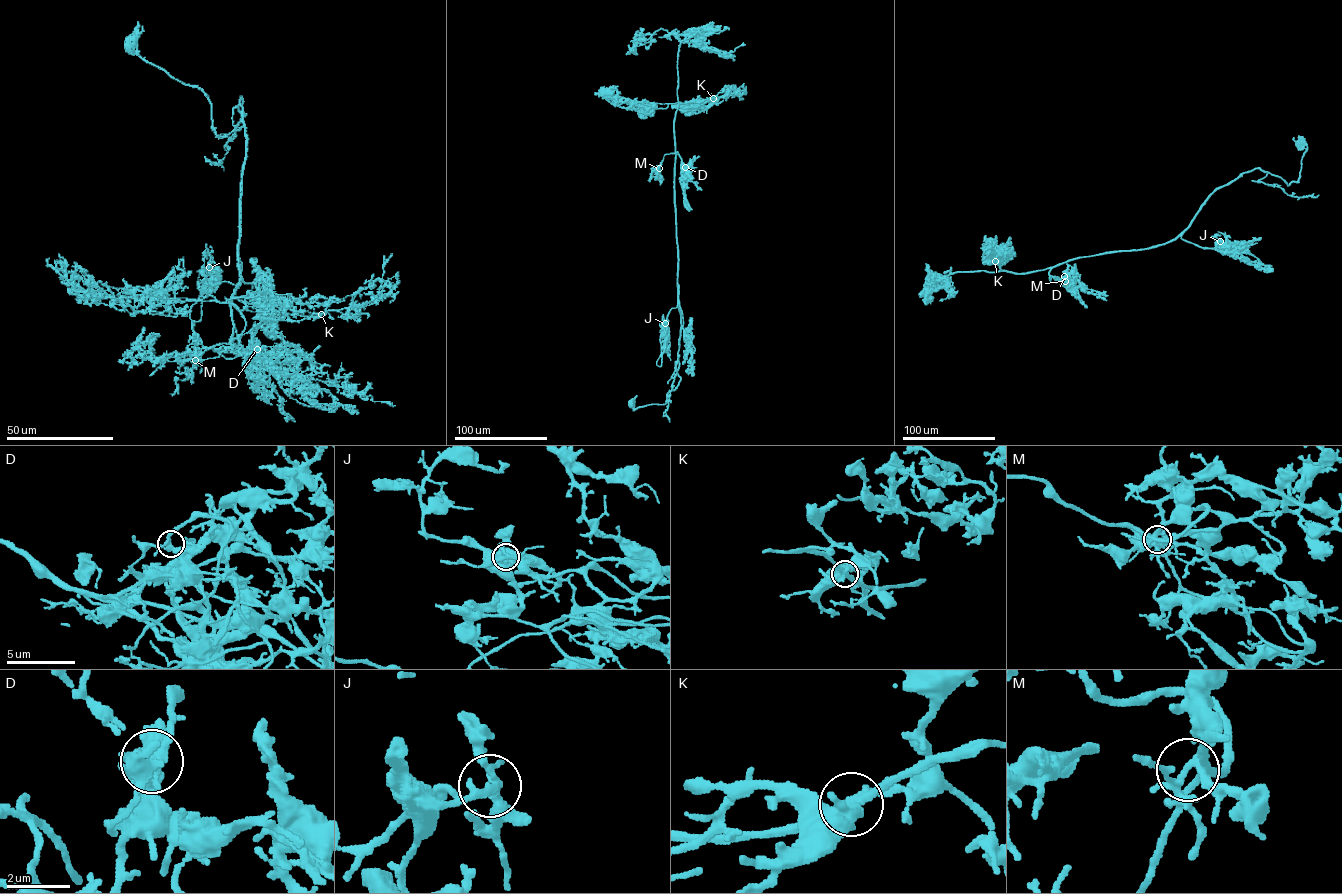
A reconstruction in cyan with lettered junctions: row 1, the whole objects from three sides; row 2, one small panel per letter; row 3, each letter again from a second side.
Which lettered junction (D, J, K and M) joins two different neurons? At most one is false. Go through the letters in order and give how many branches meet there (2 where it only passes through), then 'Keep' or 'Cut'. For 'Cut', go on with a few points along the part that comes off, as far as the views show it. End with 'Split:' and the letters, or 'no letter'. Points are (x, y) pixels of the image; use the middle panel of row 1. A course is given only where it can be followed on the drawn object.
D: Branches: 5. Keep
J: Branches: 5. Keep
K: Branches: 4. Keep
M: Branches: 7. Keep
Split: no letter

